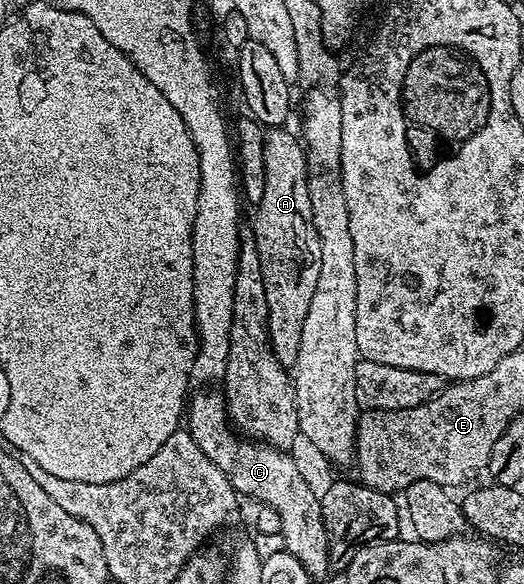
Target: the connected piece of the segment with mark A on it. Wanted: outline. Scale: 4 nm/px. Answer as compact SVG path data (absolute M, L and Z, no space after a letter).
M272 127L264 134L264 154L266 155L266 187L262 199L255 202L256 214L250 228L254 243L258 243L258 261L262 263L262 283L266 287L266 307L275 319L269 320L268 338L272 344L278 363L286 367L295 366L298 351L302 348L302 323L310 311L310 299L314 299L314 287L318 287L318 267L322 263L322 251L318 247L318 235L310 207L310 187L308 186L308 156L301 138L287 133L287 128Z

